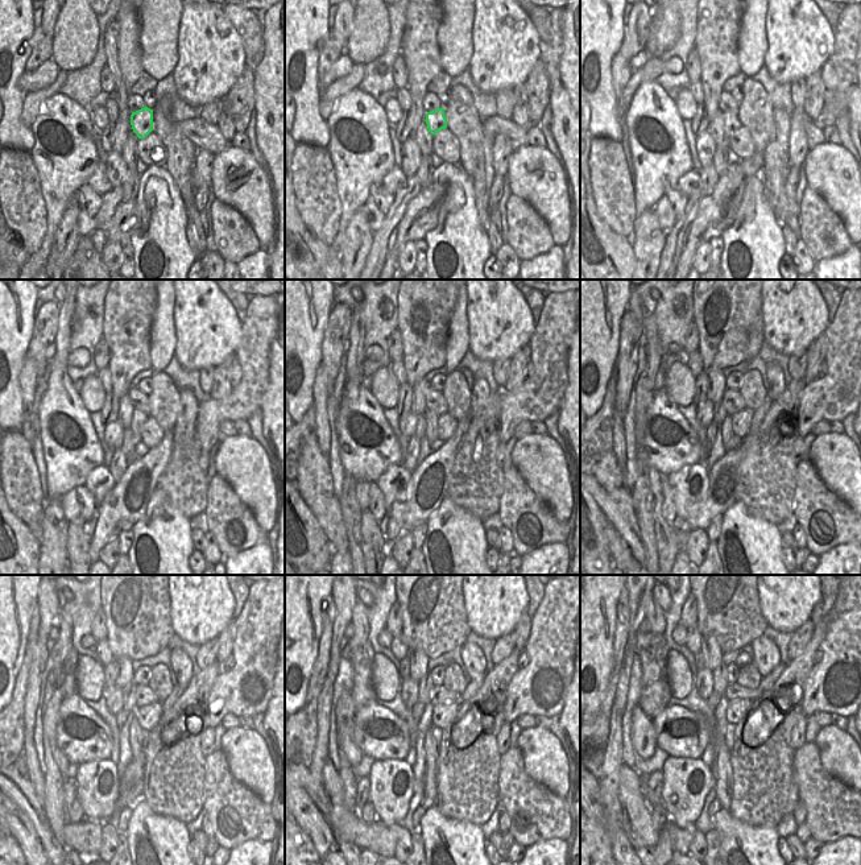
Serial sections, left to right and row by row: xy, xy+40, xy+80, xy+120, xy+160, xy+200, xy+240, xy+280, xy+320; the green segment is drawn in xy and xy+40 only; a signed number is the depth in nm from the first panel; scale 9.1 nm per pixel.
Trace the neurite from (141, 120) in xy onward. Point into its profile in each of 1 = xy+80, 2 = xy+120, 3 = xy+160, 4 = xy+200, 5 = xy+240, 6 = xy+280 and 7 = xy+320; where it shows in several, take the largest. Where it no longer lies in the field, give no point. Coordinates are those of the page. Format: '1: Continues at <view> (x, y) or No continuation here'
1: Continues at xy+80 (731, 121)
2: Continues at xy+120 (139, 418)
3: Continues at xy+160 (431, 418)
4: Continues at xy+200 (727, 433)
5: Continues at xy+240 (136, 748)
6: Continues at xy+280 (429, 779)
7: Continues at xy+320 (723, 773)

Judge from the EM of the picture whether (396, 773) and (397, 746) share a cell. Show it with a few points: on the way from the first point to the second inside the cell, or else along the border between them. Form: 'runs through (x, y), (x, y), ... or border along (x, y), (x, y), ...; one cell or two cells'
border along (404, 758), (375, 761); two cells

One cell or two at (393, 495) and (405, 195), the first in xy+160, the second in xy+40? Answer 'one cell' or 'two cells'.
two cells

